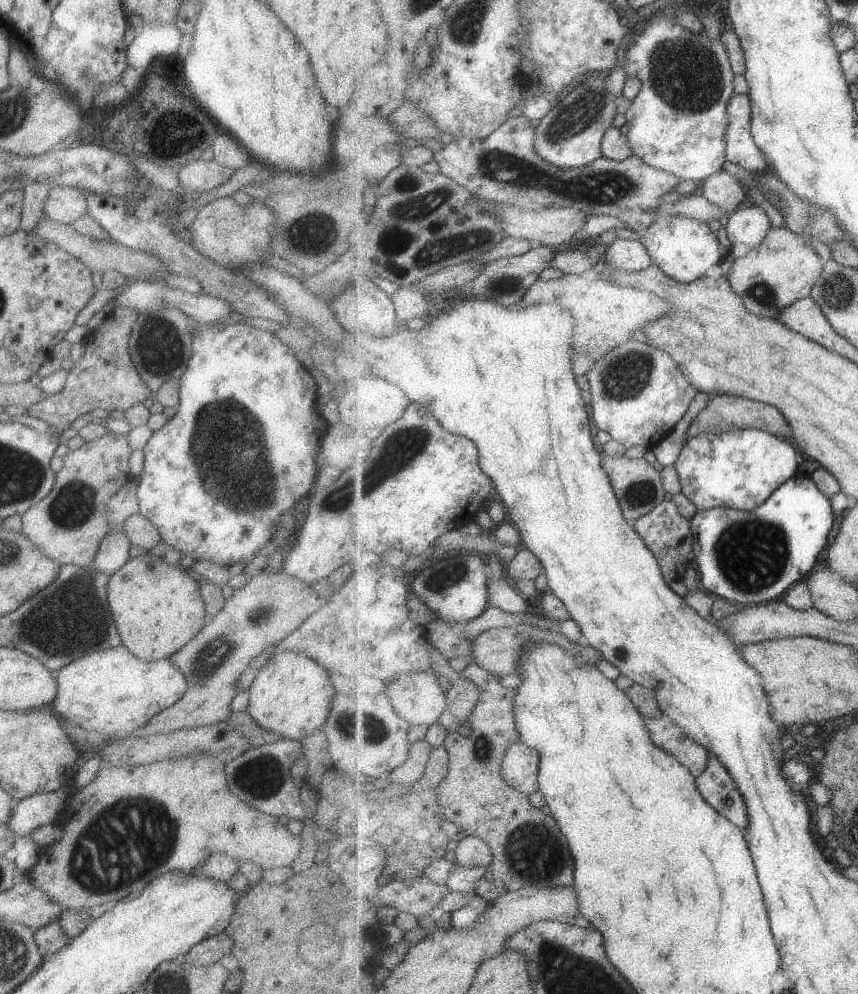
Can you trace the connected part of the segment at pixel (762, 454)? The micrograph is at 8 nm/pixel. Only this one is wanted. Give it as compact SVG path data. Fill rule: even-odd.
M737 429L722 433L700 433L687 441L681 450L681 456L673 466L679 473L682 493L697 505L699 511L723 507L749 512L763 505L763 502L767 501L779 486L784 485L789 478L797 474L799 452L785 438L760 430Z

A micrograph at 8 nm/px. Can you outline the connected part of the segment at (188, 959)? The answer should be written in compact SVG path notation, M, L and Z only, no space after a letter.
M221 932L192 946L182 960L191 966L207 966L217 962L224 954L229 954L232 946L232 938Z

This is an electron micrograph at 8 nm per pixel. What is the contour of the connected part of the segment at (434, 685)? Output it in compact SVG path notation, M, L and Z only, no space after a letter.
M413 672L407 676L397 678L395 682L387 682L382 687L385 689L397 714L408 720L411 725L421 724L421 726L430 727L437 722L447 706L447 693L439 685L438 676L433 672Z

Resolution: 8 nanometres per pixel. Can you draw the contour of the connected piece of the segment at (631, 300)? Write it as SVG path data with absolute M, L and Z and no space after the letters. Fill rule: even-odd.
M587 271L582 275L564 273L560 278L549 280L539 279L519 302L521 308L535 306L535 304L555 304L561 310L573 314L575 328L573 328L573 370L577 376L587 374L597 362L617 344L631 338L635 330L639 330L649 320L655 320L663 314L673 312L673 304L658 294L633 286L623 286L605 280L603 274Z

